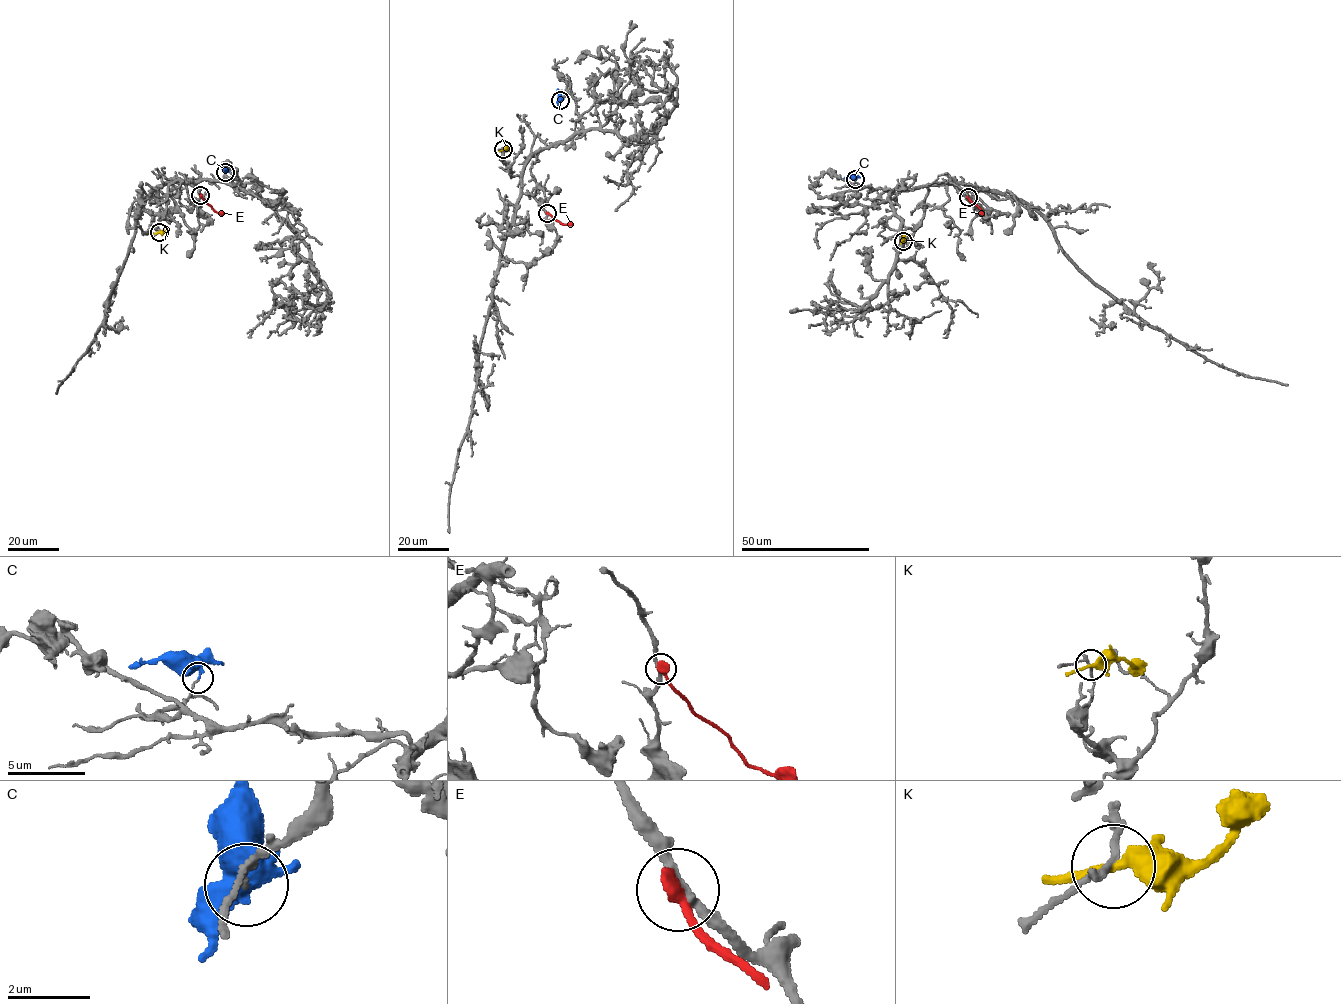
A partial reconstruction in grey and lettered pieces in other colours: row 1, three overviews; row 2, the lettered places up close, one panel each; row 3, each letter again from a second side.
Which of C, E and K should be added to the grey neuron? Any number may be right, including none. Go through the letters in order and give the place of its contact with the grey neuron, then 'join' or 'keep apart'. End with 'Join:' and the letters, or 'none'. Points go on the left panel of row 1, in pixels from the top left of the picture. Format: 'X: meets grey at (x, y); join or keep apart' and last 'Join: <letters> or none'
C: meets grey at (225, 172); keep apart
E: meets grey at (200, 195); keep apart
K: meets grey at (159, 232); keep apart
Join: none

